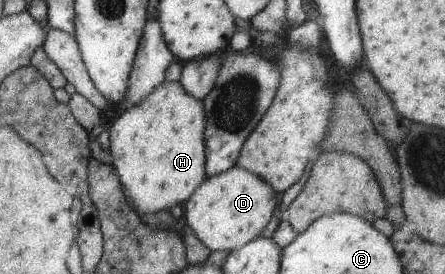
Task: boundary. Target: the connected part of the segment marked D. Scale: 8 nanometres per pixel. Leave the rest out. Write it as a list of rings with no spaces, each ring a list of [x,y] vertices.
[[[237,165],[205,177],[182,203],[186,224],[211,252],[232,251],[254,239],[270,221],[279,195],[256,174]]]

